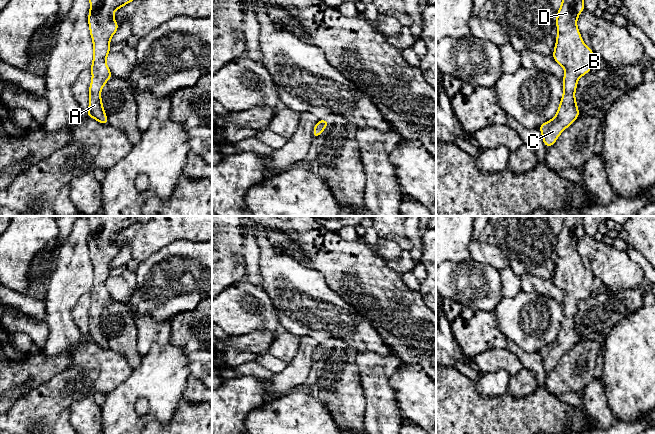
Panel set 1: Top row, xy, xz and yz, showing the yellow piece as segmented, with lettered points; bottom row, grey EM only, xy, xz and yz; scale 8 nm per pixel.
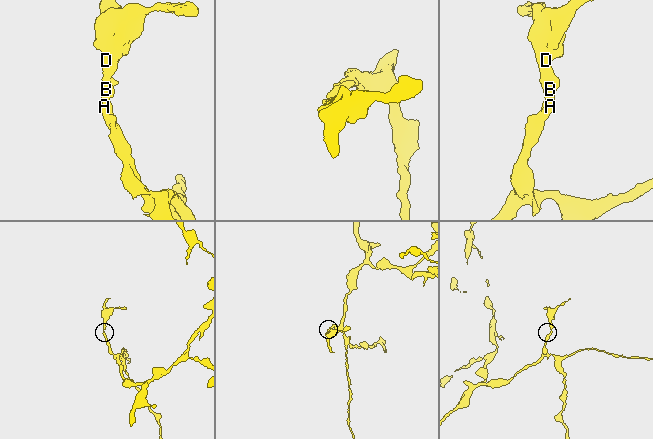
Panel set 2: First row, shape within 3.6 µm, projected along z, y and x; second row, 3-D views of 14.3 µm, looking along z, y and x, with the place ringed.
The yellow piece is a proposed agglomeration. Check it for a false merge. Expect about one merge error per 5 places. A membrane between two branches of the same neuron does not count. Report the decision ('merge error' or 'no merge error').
no merge error

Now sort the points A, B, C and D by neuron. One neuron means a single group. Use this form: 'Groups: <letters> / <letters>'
Groups: A B C D

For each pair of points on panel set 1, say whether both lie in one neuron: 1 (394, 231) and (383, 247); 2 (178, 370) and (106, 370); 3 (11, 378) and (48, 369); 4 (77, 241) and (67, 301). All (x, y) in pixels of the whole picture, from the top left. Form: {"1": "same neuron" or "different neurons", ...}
{"1": "different neurons", "2": "different neurons", "3": "same neuron", "4": "same neuron"}

